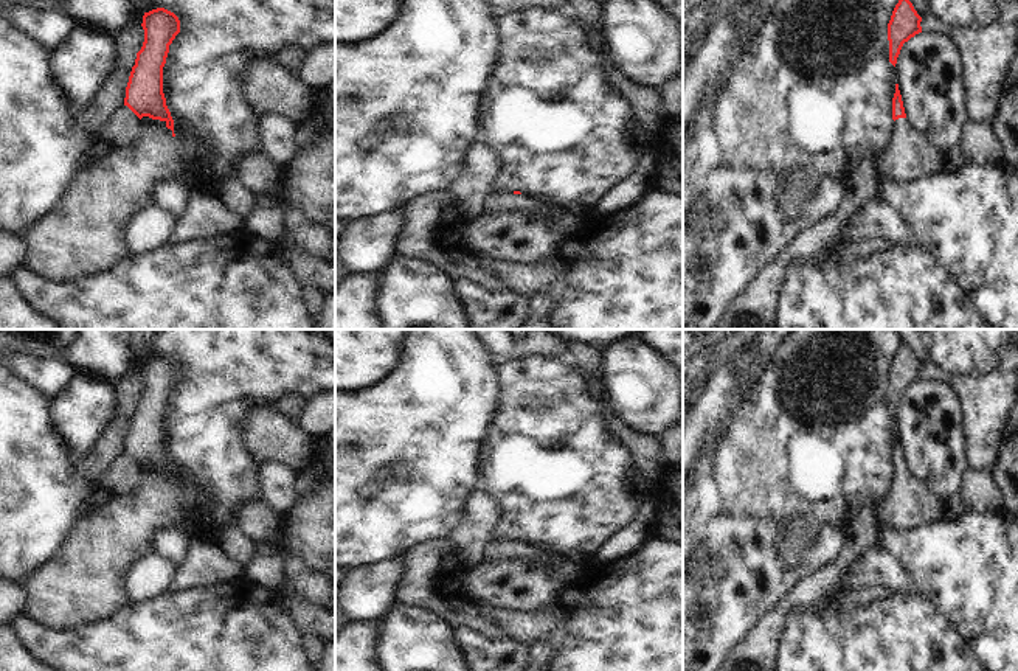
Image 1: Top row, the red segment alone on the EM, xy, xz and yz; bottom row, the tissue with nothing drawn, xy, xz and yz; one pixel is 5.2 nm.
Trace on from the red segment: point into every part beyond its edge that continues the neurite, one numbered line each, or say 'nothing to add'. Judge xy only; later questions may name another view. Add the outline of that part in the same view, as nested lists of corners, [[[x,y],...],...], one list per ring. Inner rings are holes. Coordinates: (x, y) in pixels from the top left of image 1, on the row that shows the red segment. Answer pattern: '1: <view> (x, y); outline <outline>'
1: xy (83, 235); outline [[[166,121],[146,124],[133,148],[127,151],[110,149],[102,160],[85,162],[79,166],[51,210],[22,235],[26,247],[23,266],[53,283],[71,283],[109,270],[129,255],[124,241],[127,224],[137,213],[152,207],[154,188],[158,183],[182,179],[189,165],[197,165],[200,157],[196,141],[175,134],[175,121],[172,130],[166,127]]]

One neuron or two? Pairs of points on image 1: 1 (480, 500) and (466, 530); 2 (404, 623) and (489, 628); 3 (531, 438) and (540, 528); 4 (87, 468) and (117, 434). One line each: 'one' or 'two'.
1: one
2: two
3: one
4: one

